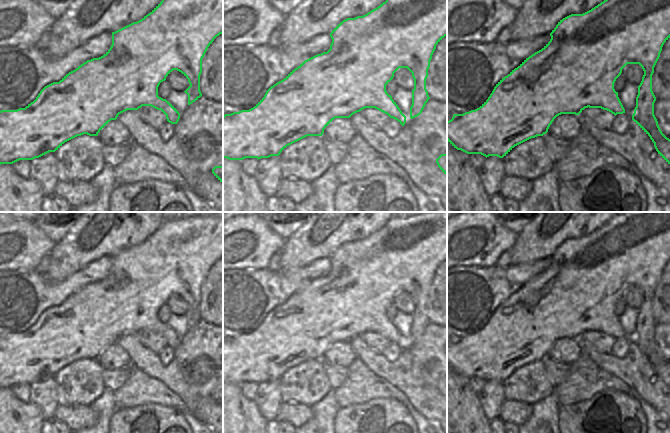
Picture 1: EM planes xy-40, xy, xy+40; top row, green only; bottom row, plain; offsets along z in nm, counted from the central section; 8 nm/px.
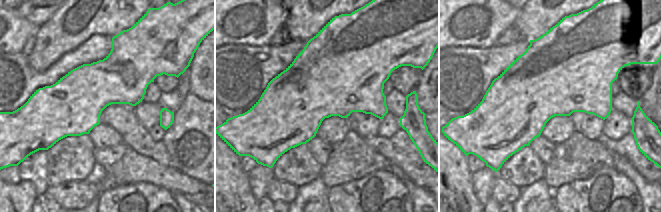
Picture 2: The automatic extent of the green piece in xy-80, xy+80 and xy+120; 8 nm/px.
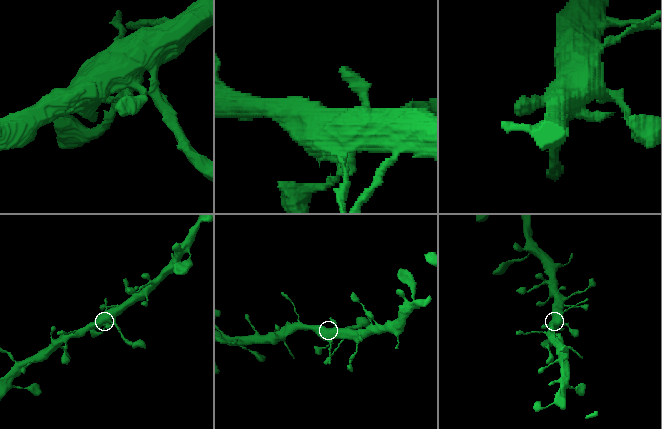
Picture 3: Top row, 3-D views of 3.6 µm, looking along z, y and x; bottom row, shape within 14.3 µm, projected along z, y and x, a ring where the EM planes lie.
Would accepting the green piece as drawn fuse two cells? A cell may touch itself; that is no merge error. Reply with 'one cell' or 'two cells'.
two cells

